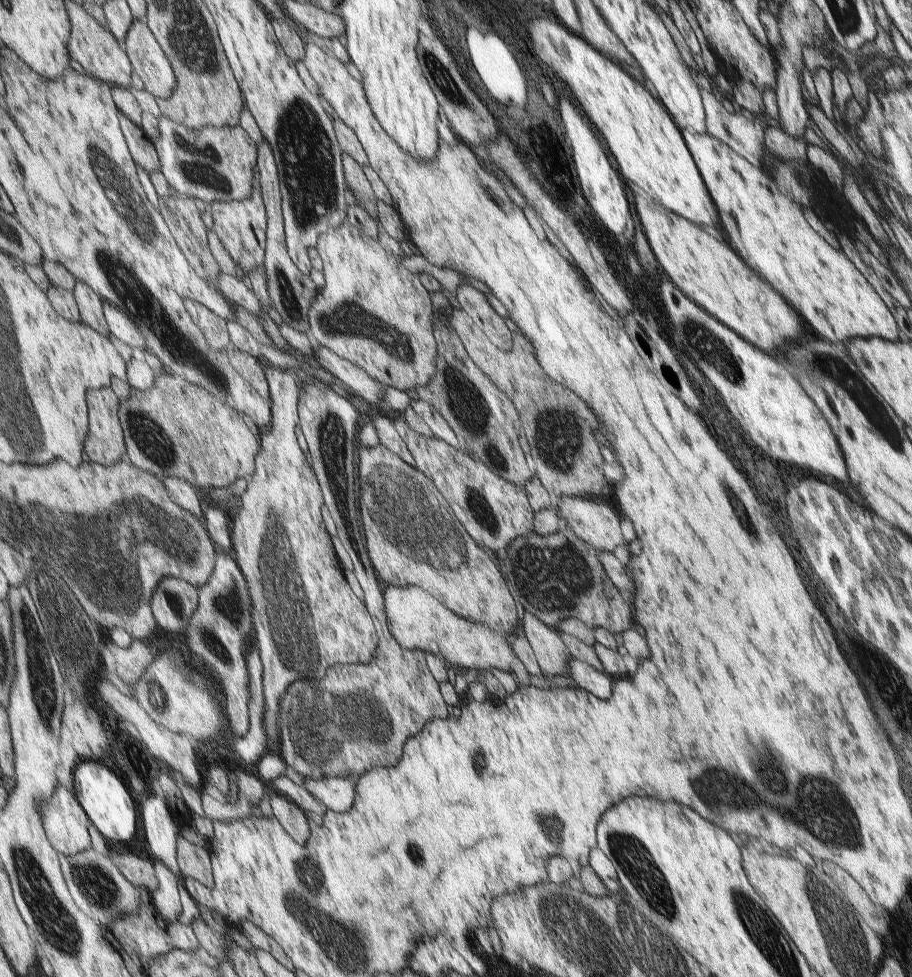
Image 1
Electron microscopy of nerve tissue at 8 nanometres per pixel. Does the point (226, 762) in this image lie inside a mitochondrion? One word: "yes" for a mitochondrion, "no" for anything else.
no

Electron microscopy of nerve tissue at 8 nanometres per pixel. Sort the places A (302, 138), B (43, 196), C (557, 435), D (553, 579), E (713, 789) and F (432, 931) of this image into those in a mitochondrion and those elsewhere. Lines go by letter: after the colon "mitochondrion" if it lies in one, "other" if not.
A: mitochondrion
B: other
C: mitochondrion
D: mitochondrion
E: mitochondrion
F: other

